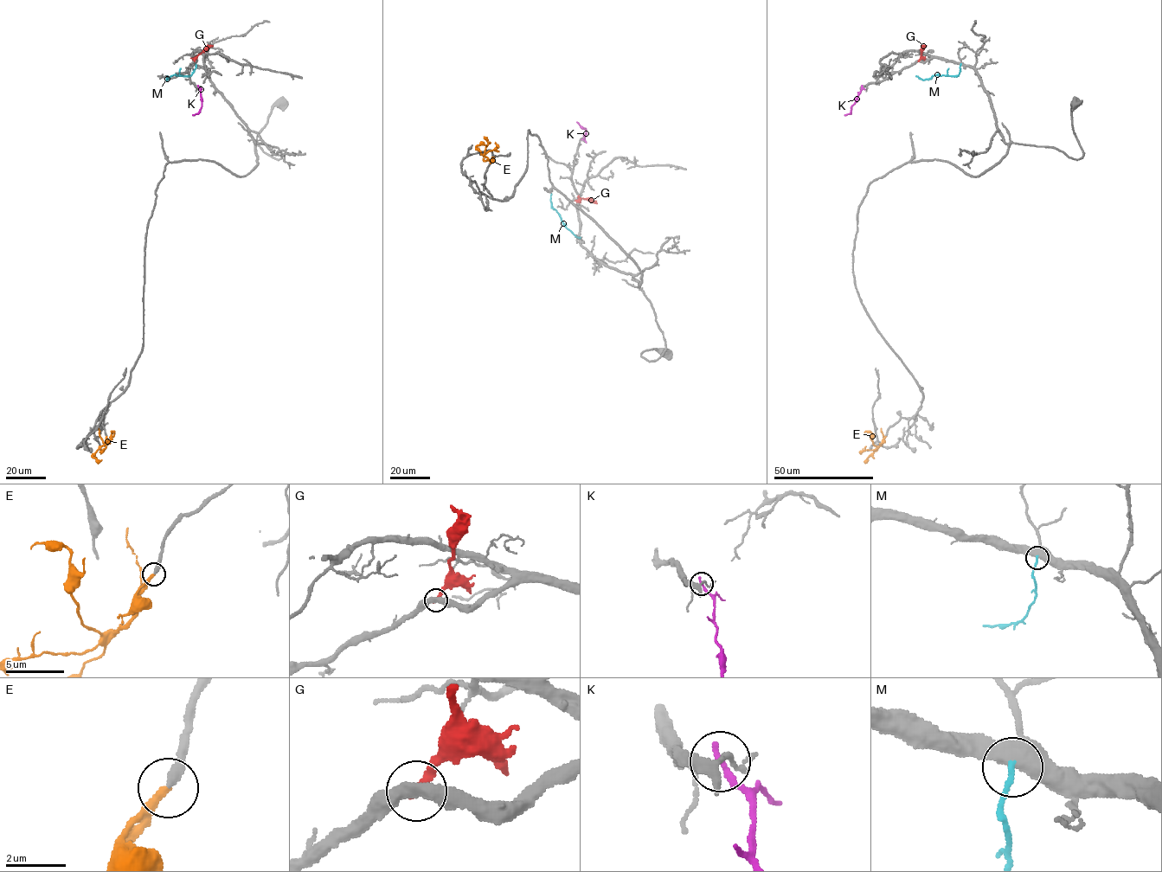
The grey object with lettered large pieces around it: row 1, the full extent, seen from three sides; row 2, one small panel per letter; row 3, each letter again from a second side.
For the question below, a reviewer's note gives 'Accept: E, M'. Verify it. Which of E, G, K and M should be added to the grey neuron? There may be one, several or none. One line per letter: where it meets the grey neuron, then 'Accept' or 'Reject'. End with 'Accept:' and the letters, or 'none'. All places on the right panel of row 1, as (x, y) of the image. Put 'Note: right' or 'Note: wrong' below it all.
E: Touches grey at (885, 436). Accept
G: Touches grey at (918, 60). Reject
K: Touches grey at (862, 86). Reject
M: Touches grey at (960, 64). Accept
Accept: E, M
Note: right

